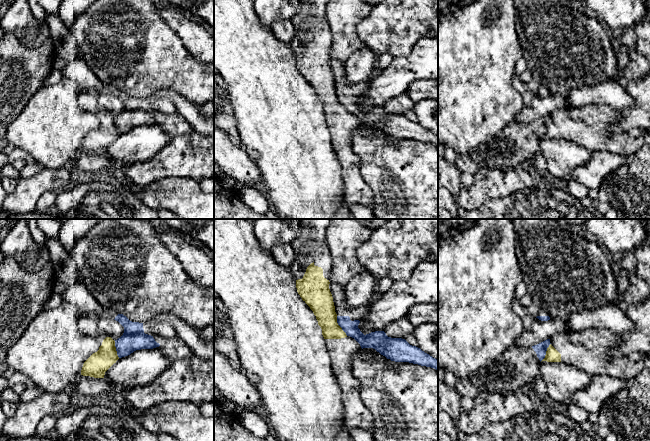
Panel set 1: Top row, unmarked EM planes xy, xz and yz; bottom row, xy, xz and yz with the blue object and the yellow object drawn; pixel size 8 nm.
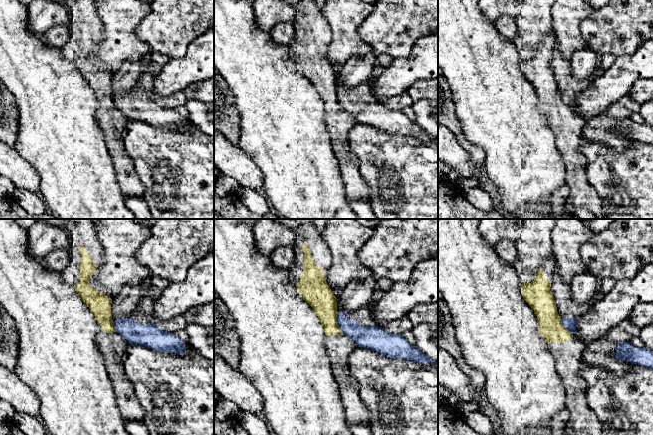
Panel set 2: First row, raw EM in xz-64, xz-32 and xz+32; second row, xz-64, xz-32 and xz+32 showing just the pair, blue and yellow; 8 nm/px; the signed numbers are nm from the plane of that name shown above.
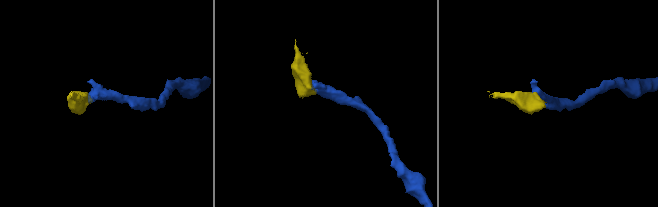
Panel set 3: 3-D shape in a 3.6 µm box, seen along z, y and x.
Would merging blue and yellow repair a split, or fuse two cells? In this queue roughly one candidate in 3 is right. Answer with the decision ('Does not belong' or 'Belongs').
Does not belong

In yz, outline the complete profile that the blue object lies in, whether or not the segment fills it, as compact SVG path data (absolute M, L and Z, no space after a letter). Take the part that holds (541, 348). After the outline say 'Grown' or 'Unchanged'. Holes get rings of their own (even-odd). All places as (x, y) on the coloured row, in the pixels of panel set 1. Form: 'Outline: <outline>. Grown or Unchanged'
Outline: M547 339L528 348L510 347L487 366L459 379L454 387L462 397L472 399L482 392L518 392L540 376L539 365L550 344Z. Grown

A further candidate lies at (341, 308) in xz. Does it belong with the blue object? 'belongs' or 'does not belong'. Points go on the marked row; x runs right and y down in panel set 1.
belongs

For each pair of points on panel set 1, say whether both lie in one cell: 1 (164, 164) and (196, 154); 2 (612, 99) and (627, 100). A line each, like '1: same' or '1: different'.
1: same
2: same

